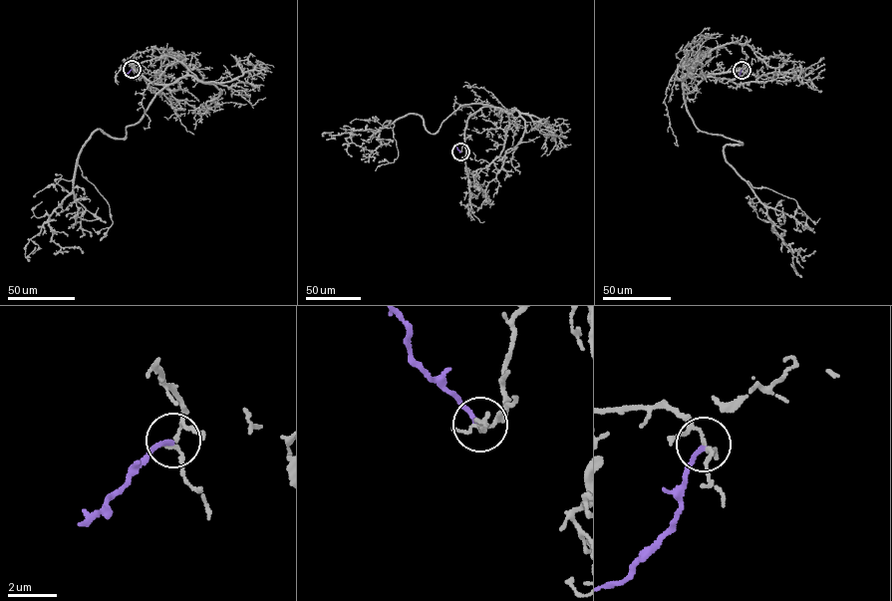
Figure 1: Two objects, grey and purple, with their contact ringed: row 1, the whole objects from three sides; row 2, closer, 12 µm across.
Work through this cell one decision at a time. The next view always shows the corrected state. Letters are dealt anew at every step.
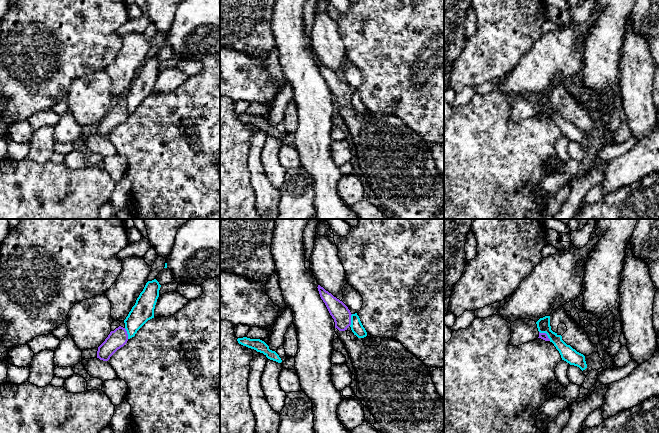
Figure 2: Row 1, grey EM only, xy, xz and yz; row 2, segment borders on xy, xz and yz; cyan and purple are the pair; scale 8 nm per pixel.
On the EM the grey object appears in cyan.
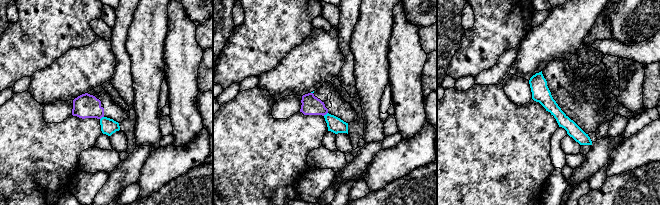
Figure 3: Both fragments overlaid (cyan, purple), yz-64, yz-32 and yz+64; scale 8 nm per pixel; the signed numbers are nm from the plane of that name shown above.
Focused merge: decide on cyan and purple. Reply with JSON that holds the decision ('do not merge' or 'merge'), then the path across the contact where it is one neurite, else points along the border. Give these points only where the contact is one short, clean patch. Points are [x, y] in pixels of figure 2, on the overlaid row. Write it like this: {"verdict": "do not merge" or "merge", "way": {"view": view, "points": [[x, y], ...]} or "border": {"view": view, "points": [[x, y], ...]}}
{"verdict": "do not merge", "border": {"view": "yz", "points": [[539, 331], [544, 332], [550, 340]]}}

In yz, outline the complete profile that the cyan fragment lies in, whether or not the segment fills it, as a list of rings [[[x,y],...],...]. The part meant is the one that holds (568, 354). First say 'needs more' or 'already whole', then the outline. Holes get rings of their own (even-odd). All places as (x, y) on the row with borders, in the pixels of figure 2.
already whole; [[[550,316],[540,318],[537,322],[537,328],[540,333],[546,333],[550,342],[554,344],[556,349],[559,351],[562,360],[566,361],[570,365],[579,367],[582,371],[587,368],[585,356],[570,345],[567,345],[563,340],[562,336],[551,330]]]

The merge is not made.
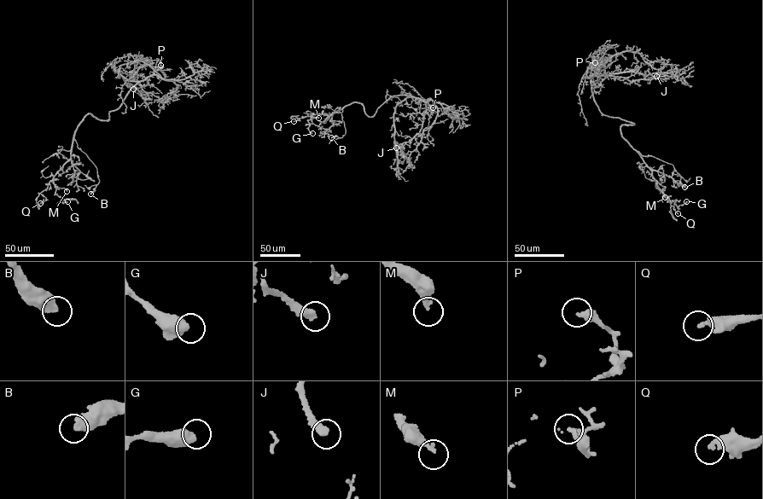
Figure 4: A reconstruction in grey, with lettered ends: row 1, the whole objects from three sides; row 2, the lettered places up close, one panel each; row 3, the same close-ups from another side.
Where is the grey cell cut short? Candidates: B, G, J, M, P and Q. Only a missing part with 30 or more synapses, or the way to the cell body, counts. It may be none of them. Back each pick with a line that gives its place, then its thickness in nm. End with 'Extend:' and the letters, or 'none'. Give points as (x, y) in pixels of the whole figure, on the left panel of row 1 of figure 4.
J: place (133, 89); calibre 400 nm
Extend: J

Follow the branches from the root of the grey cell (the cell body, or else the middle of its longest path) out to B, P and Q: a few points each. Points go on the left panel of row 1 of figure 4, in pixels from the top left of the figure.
B: (118, 108), (109, 112), (106, 120), (86, 115), (74, 135), (78, 147), (96, 168), (99, 181), (90, 194)
P: (118, 108), (132, 87), (162, 68), (160, 65)
Q: (118, 108), (109, 112), (107, 120), (90, 113), (80, 122), (69, 159), (41, 192), (46, 199), (40, 203)

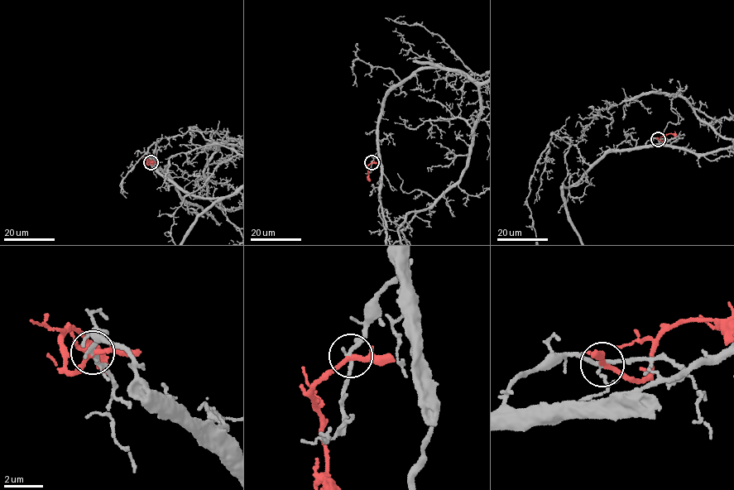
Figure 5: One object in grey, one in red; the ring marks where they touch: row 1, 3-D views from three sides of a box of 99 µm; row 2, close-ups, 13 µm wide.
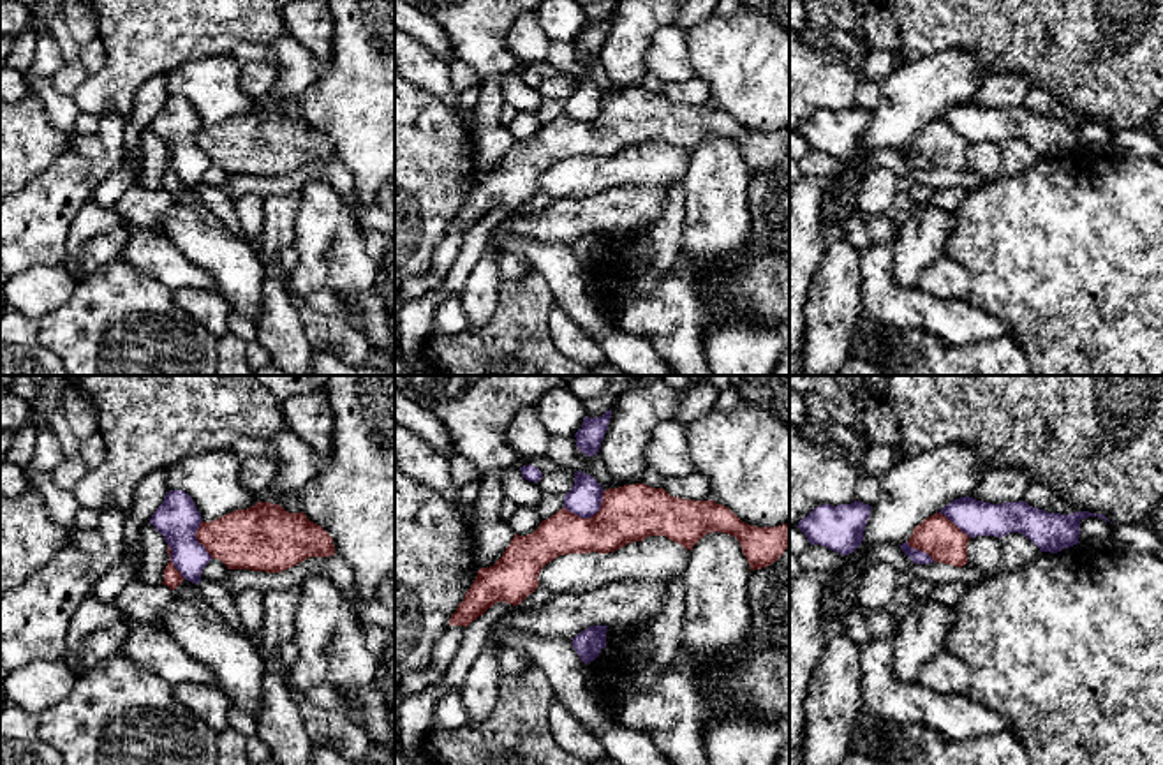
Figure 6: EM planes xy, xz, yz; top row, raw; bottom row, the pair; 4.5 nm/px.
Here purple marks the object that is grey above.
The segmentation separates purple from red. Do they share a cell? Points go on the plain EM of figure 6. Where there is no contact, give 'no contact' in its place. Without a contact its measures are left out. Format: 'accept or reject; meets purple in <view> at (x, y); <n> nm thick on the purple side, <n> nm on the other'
reject; meets purple in xz at (591, 120); 160 nm thick on the purple side, 260 nm on the other

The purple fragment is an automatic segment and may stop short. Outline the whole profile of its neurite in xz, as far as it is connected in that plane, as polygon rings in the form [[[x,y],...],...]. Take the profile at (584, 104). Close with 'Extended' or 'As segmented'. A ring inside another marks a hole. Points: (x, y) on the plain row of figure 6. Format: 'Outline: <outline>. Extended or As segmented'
Outline: [[[576,76],[574,90],[564,100],[564,113],[582,123],[590,123],[601,115],[603,97],[590,79]]]. As segmented

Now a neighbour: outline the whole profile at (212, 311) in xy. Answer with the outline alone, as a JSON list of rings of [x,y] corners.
[[[183,287],[173,291],[173,301],[194,321],[204,326],[215,338],[222,338],[229,331],[227,319],[231,307],[220,294]]]

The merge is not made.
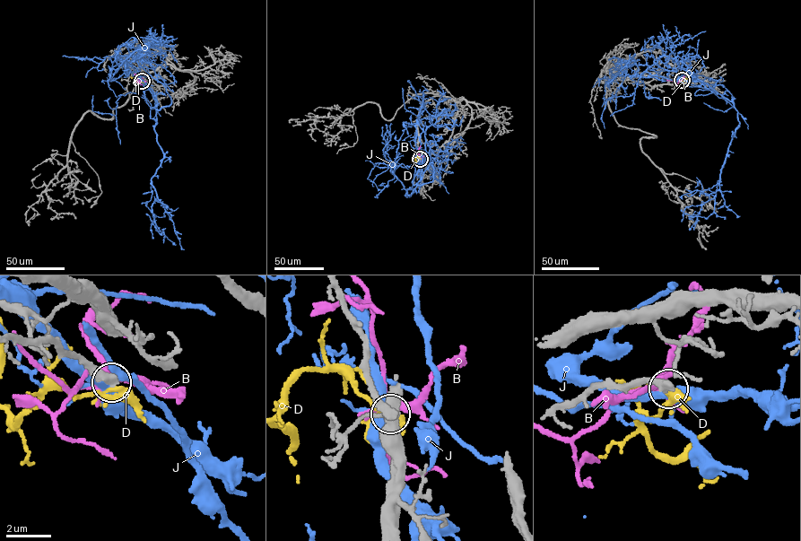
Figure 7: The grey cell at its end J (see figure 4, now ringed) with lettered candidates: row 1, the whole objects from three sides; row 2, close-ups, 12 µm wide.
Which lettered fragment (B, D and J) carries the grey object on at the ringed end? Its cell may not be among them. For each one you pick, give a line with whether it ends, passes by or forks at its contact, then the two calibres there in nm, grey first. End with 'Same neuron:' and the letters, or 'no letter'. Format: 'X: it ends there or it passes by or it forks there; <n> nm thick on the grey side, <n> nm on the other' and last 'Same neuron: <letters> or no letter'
Same neuron: no letter

